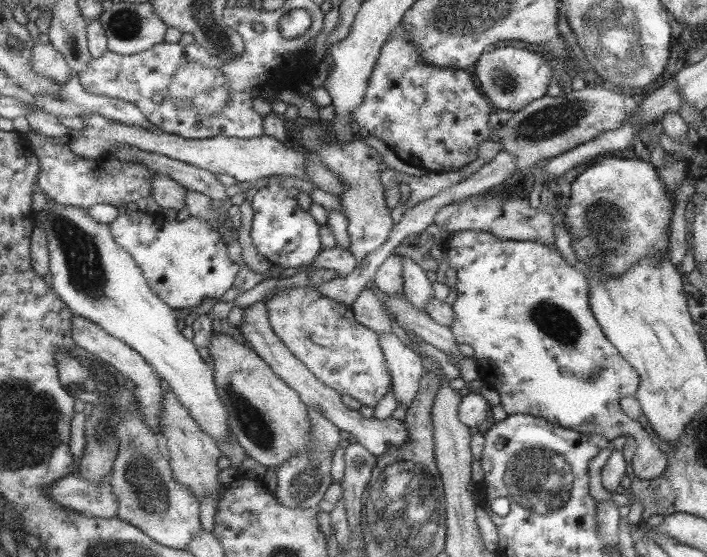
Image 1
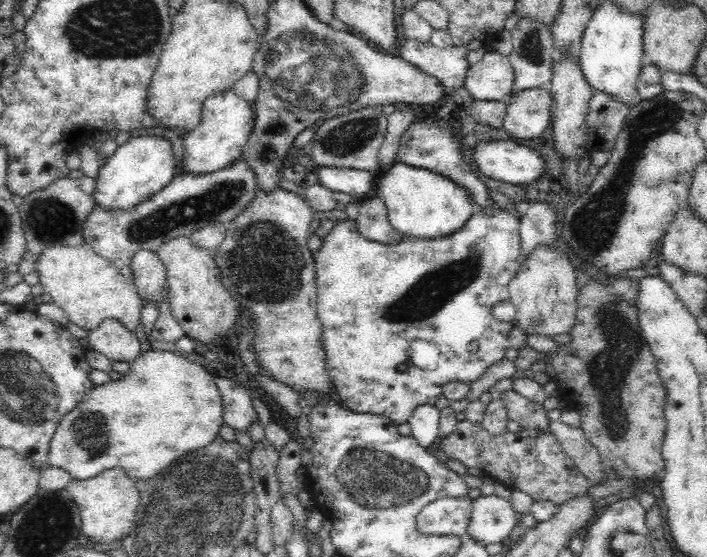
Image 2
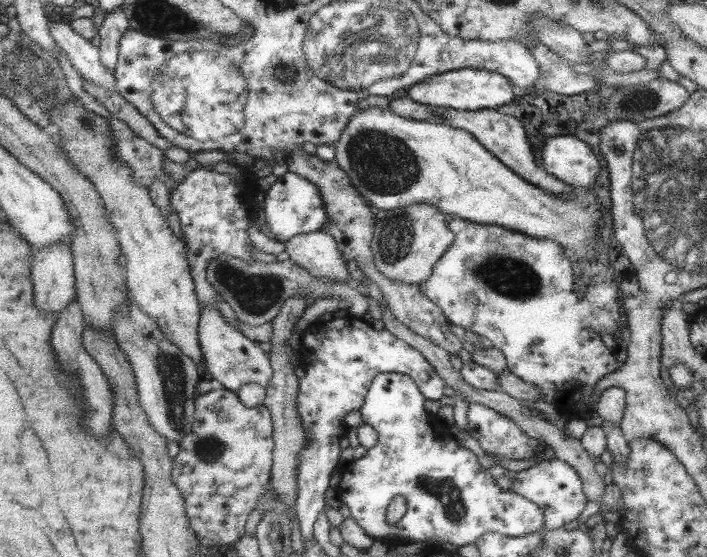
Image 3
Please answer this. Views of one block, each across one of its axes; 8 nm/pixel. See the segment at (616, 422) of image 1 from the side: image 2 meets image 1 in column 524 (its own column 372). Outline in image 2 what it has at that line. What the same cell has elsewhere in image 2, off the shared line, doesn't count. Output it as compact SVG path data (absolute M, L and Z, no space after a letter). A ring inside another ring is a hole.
M490 209L474 211L473 215L463 224L458 232L452 233L447 237L438 237L434 240L415 240L414 237L405 237L398 245L384 245L377 241L366 240L362 237L358 225L352 219L348 221L336 221L334 230L326 234L322 239L322 246L317 252L313 253L315 260L315 273L317 274L317 315L322 323L322 338L324 359L328 375L334 379L334 388L340 395L340 405L357 413L370 413L378 416L385 416L395 425L408 422L414 409L418 405L429 404L435 406L439 396L443 394L443 387L450 382L462 382L468 385L476 382L486 374L486 370L498 360L504 360L504 354L512 343L509 339L509 332L514 326L515 321L500 321L492 315L492 308L498 302L509 299L509 284L516 276L521 262L521 237L519 234L519 218L516 215L503 209ZM412 340L427 340L434 343L440 349L440 358L435 371L422 371L408 361L406 348Z

